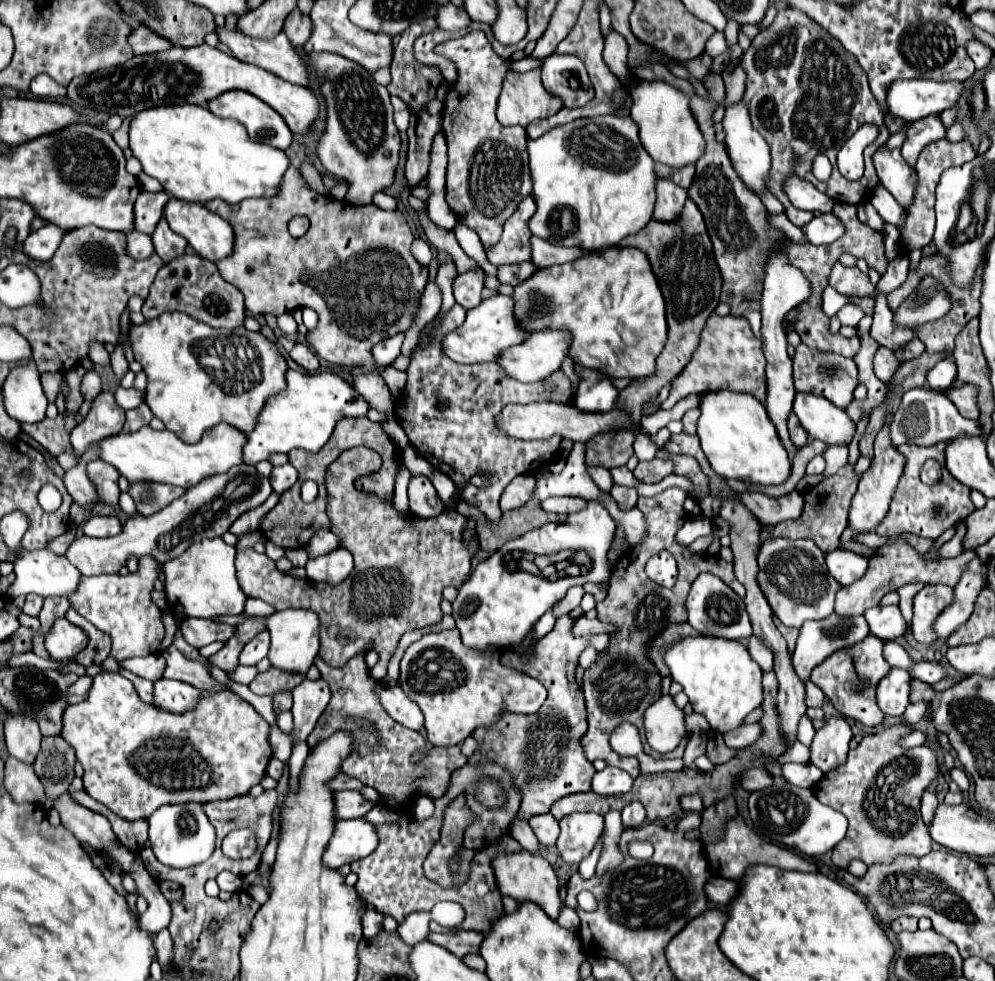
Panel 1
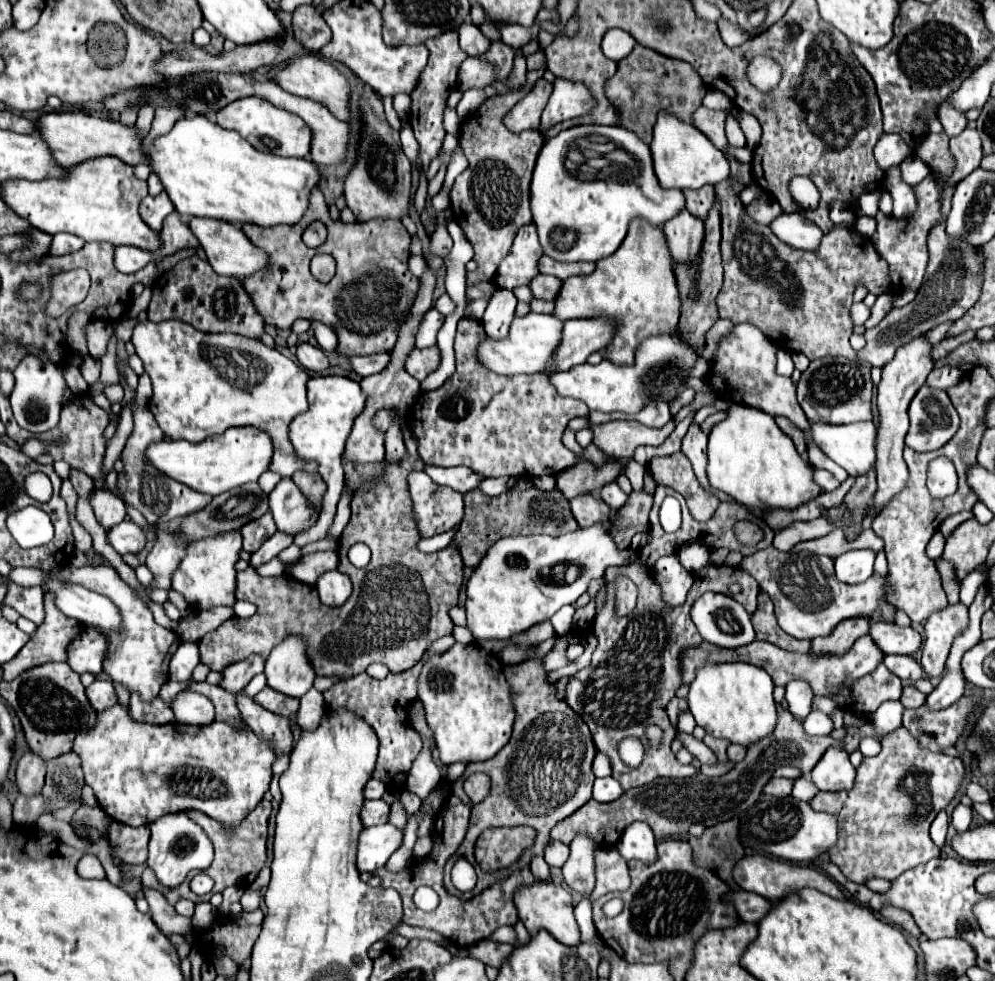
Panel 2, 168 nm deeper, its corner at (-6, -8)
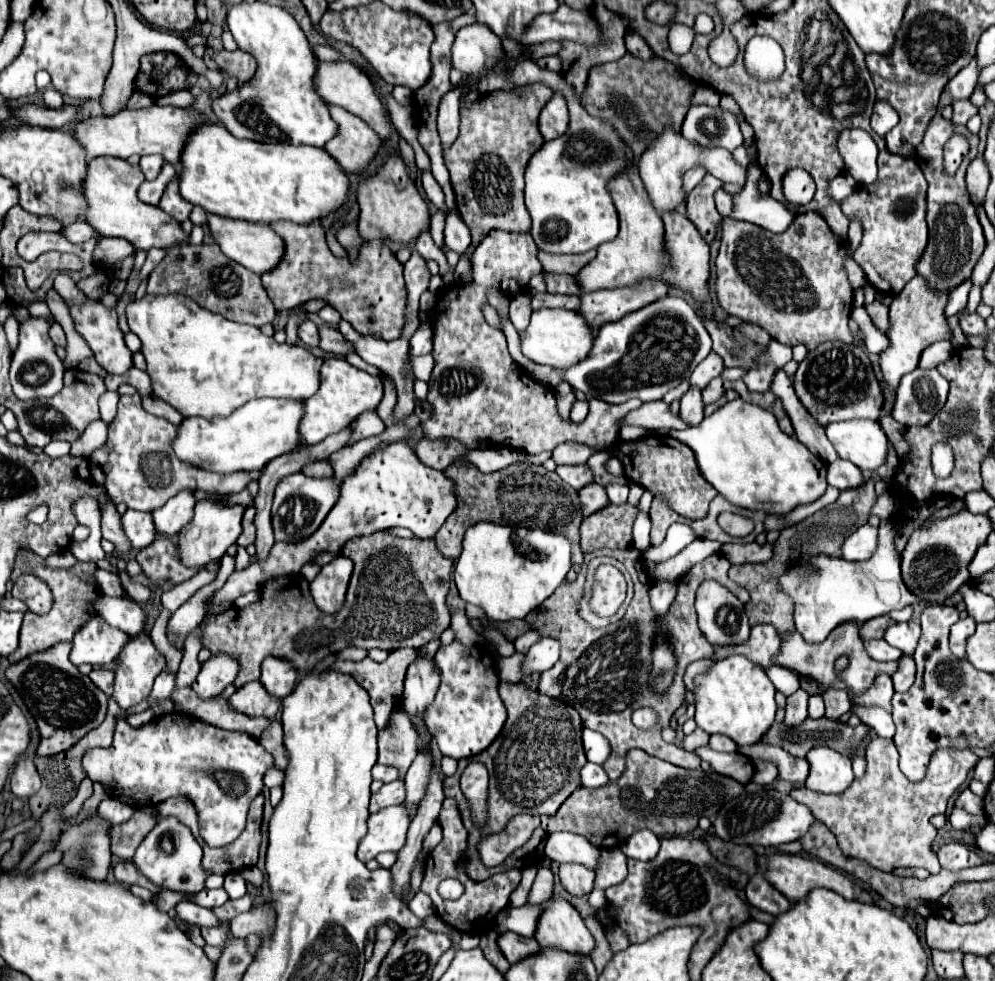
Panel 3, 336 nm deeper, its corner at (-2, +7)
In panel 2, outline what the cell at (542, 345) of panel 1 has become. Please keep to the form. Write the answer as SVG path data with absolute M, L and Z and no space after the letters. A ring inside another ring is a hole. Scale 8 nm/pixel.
M570 319L564 323L562 329L562 339L558 343L558 347L554 349L554 365L548 373L560 373L560 371L568 371L574 365L586 363L588 355L594 351L602 351L610 339L614 335L614 323L608 319Z

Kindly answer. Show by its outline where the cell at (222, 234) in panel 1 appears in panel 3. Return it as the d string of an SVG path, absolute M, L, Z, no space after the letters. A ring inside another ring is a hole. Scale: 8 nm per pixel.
M208 216L208 226L210 232L214 236L214 240L220 244L222 252L226 252L226 256L238 264L242 264L244 268L256 272L258 276L274 270L278 266L278 260L282 260L282 252L284 252L284 240L268 226L268 224L250 224L250 222L242 222L242 220L230 220L230 218L222 218L222 216Z

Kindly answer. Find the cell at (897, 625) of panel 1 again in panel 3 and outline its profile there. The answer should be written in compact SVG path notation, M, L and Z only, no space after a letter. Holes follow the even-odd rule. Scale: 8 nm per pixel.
M904 622L904 624L894 624L886 630L884 640L892 644L894 648L900 648L906 656L912 656L916 650L916 644L920 640L920 626L914 622Z

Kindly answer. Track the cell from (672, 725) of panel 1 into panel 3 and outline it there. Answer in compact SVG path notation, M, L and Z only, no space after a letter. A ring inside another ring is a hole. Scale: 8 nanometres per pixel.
M708 746L698 748L696 754L706 760L714 772L722 774L722 776L730 776L732 780L738 780L740 784L748 784L754 776L754 766L750 762L750 758L742 756L740 752L732 752L732 754L724 754L724 752L712 752Z

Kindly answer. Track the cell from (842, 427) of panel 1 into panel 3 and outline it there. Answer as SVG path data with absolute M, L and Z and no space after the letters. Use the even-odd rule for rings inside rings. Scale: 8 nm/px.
M848 420L826 426L826 436L840 458L854 462L862 472L878 470L888 456L888 438L876 420Z

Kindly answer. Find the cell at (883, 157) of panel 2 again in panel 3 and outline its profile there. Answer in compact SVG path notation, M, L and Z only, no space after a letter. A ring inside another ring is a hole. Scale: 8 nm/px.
M878 100L874 104L874 114L870 118L870 126L876 134L886 136L894 126L898 124L898 114L896 110L886 102L886 100Z

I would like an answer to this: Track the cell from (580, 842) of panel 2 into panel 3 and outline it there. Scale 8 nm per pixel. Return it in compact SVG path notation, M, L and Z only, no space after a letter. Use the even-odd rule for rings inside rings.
M562 864L560 866L560 880L568 894L572 896L588 896L594 888L594 872L580 866L580 864Z

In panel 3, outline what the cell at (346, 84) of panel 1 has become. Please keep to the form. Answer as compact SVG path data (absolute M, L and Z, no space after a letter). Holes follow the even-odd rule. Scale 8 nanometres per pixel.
M400 156L388 158L388 162L378 170L376 176L370 176L358 184L358 204L360 204L360 226L358 232L364 240L392 240L400 244L410 244L416 240L424 230L430 228L430 210L428 204L422 200L422 196L416 190L414 180L408 176L408 168Z

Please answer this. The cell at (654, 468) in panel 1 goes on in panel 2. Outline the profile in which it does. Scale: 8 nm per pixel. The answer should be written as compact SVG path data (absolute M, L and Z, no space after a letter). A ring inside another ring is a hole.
M646 489L632 491L626 505L620 509L616 521L612 523L610 531L614 535L614 541L620 549L630 547L630 539L648 529L648 513L652 509L652 495L646 493Z

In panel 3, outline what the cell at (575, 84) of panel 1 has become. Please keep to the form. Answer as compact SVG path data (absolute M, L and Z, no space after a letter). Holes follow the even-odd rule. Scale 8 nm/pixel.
M554 94L552 100L544 106L540 114L540 134L546 142L566 134L568 128L568 110L566 100L560 94Z

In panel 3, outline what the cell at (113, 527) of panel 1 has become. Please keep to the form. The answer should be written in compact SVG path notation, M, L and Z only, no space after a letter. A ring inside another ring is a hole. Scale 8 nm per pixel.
M126 510L126 514L122 516L122 526L134 550L142 550L150 546L156 538L156 528L154 528L150 512Z

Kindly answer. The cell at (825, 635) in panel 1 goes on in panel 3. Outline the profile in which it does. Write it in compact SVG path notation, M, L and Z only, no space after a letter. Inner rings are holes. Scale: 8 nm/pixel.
M800 688L800 690L796 690L796 692L788 698L786 718L784 718L786 726L798 726L798 724L802 724L802 720L808 718L806 706L808 706L808 694Z

